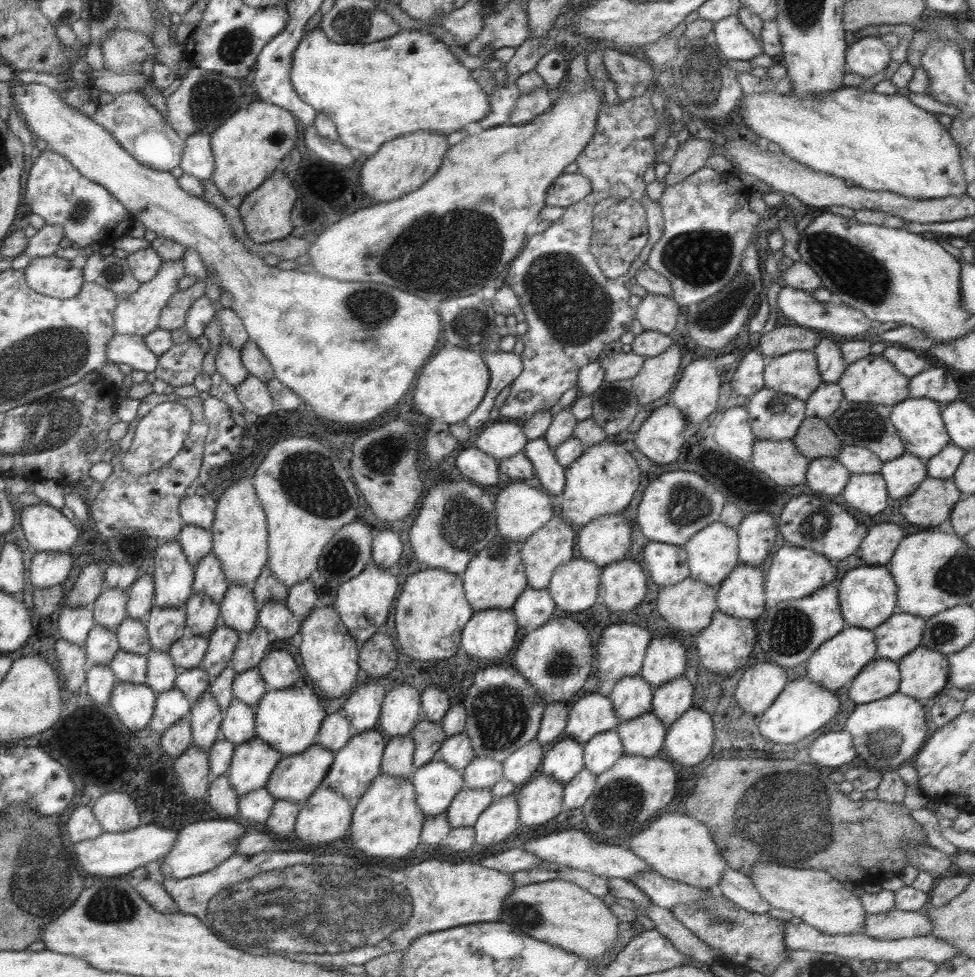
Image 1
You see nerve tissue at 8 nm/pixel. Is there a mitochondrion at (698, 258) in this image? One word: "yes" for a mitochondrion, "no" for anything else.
yes

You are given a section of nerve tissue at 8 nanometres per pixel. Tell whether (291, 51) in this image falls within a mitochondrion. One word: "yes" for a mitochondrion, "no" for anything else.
no

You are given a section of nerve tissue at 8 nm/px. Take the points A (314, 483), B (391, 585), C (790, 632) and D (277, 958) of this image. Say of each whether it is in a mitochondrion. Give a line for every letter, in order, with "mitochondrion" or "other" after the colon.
A: mitochondrion
B: other
C: mitochondrion
D: mitochondrion

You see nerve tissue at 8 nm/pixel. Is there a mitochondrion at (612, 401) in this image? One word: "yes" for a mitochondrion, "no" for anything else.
yes

